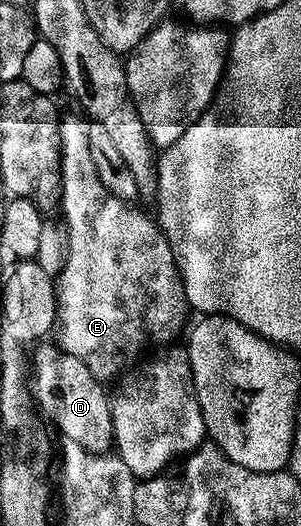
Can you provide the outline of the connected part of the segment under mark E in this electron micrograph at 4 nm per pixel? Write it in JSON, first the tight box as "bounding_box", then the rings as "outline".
{"bounding_box":[53,113,189,384],"outline":[[[64,113],[59,120],[63,180],[61,218],[67,227],[68,252],[64,268],[57,275],[55,295],[59,307],[53,338],[62,350],[77,356],[77,360],[81,360],[89,372],[93,372],[96,380],[107,384],[110,378],[118,379],[146,346],[159,348],[174,343],[178,339],[175,337],[179,333],[182,335],[188,325],[189,307],[175,257],[169,248],[169,240],[158,221],[152,215],[150,218],[142,214],[138,205],[113,196],[113,192],[101,184],[101,176],[97,176],[97,168],[89,153],[87,122],[76,114]]]}

